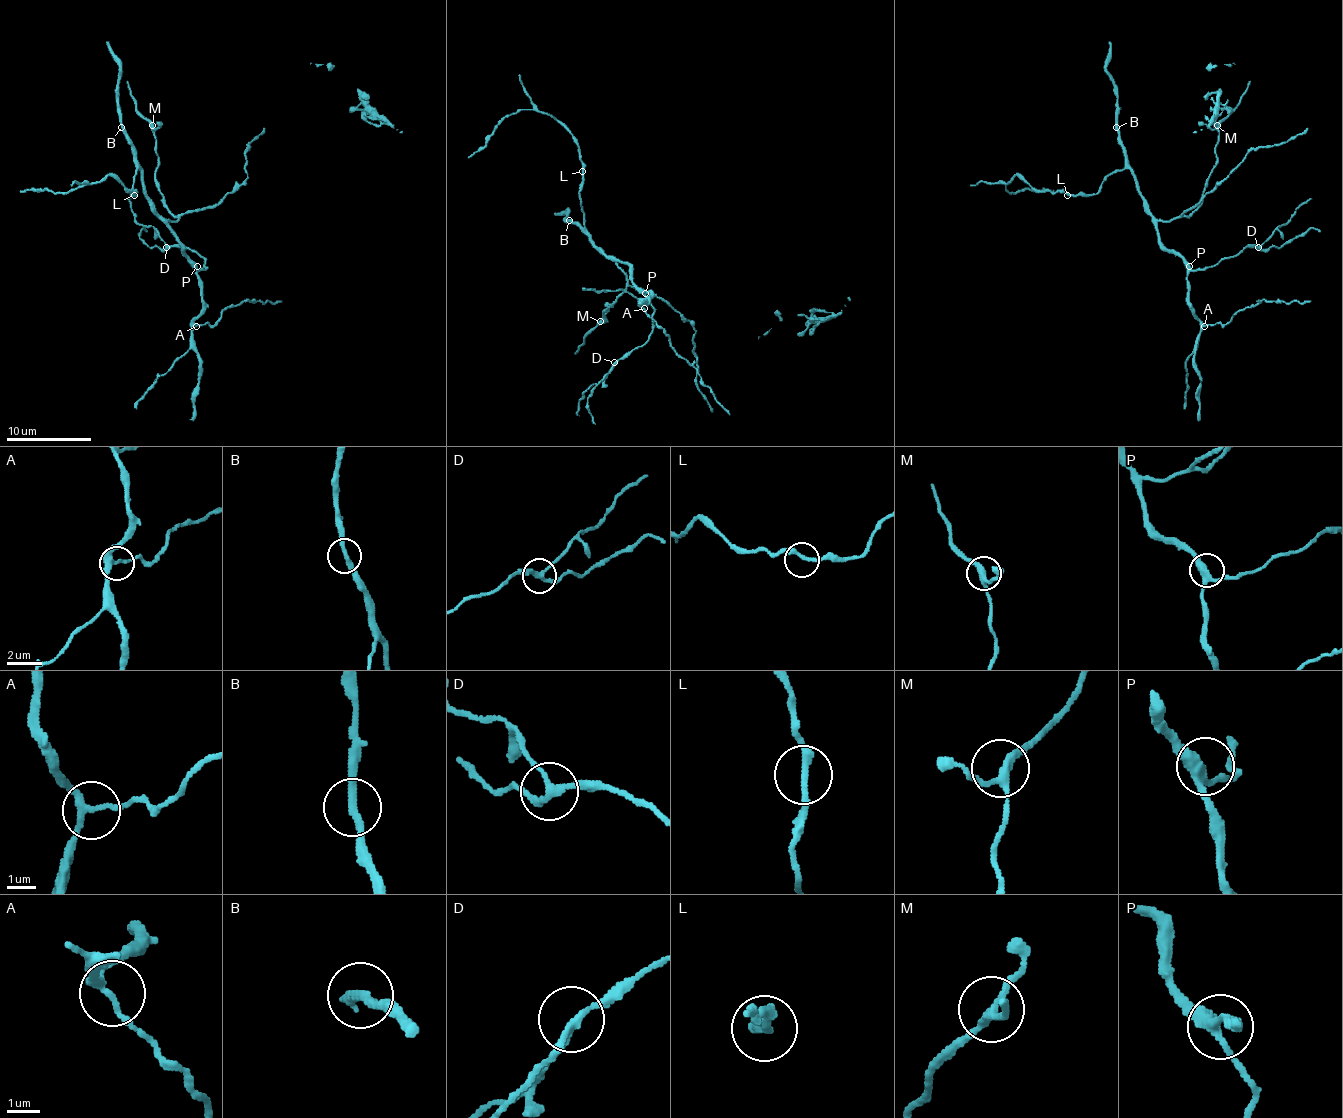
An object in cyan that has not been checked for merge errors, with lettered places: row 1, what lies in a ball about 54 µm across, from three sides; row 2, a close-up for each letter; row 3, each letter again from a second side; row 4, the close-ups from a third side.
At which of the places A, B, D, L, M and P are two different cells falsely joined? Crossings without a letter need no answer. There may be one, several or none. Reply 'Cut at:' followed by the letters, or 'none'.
Cut at: none

